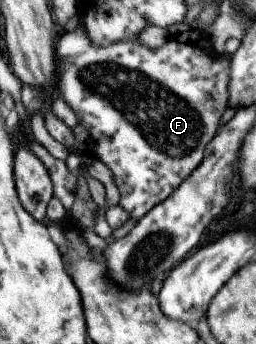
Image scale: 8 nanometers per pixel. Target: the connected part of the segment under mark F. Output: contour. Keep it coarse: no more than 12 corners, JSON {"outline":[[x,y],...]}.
{"outline":[[56,45],[57,92],[139,221],[204,162],[232,55]]}

